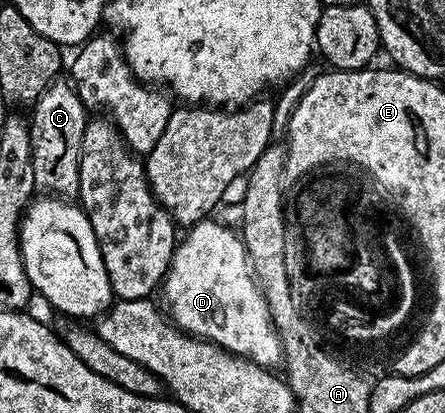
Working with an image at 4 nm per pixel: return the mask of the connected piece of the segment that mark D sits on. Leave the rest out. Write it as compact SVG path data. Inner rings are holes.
M212 221L197 222L185 233L188 234L185 238L183 235L179 239L162 283L163 309L172 325L185 334L214 342L259 366L279 367L284 349L280 347L264 292L248 262L243 237L230 227Z

